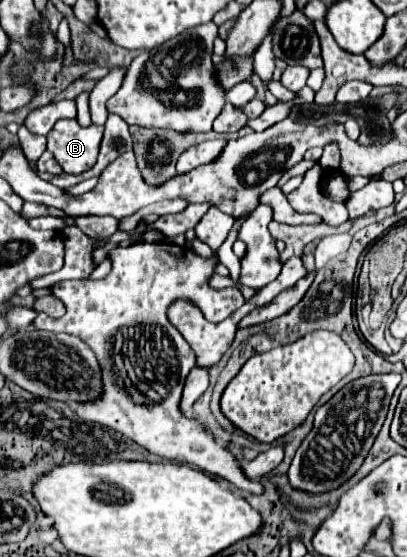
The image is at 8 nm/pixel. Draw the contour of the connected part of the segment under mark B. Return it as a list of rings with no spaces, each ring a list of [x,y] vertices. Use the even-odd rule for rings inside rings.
[[[59,120],[47,134],[47,150],[67,174],[83,174],[95,166],[103,126],[81,128],[77,120]]]

